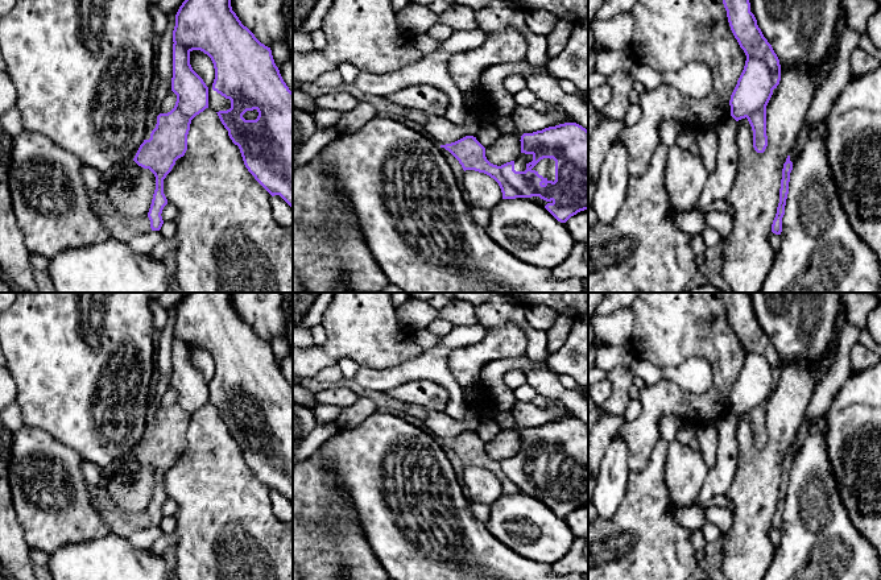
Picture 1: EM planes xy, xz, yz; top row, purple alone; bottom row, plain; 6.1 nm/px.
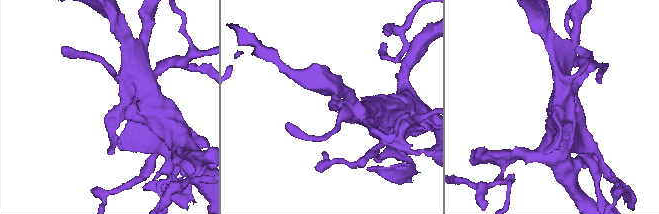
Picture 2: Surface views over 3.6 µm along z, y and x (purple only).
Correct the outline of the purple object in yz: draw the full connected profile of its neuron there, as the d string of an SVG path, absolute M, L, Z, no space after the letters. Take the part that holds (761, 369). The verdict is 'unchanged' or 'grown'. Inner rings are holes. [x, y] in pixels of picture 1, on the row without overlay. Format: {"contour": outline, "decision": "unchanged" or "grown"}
{"contour": "M723 293L731 326L746 351L744 365L731 390L731 411L748 414L753 426L753 443L764 448L768 442L766 401L781 376L781 360L750 307L748 293Z", "decision": "unchanged"}

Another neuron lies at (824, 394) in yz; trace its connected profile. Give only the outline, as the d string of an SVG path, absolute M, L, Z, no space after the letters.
M847 322L839 336L836 359L830 372L826 374L824 380L822 381L822 384L814 392L814 395L807 406L807 413L803 420L801 422L797 438L794 439L794 442L789 448L791 457L802 446L811 427L822 417L827 414L837 392L841 389L844 382L851 376L852 369L849 364L849 356L853 344L859 341L859 336L860 336L860 330L856 326Z

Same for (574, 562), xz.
M575 538L571 548L567 554L557 563L551 564L553 571L558 575L588 573L588 559L584 555L584 540L583 538Z

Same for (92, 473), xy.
M84 460L82 464L82 471L88 485L106 486L107 480L103 477L102 469L98 465Z

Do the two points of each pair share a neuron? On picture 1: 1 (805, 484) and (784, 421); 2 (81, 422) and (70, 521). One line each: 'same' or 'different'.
1: different
2: different

